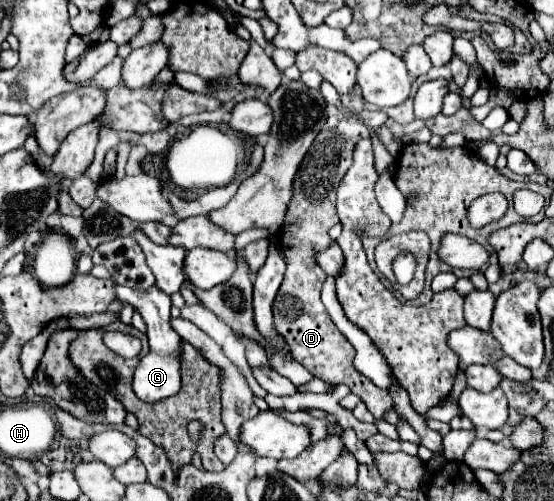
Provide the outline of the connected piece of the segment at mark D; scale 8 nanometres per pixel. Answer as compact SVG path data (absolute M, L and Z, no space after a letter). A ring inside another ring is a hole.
M345 116L337 128L333 130L321 130L319 138L311 144L307 156L301 162L301 168L295 176L293 184L293 200L287 210L287 218L283 224L283 230L279 234L279 244L287 260L287 272L283 278L283 284L275 296L273 302L273 320L275 330L285 338L289 352L293 358L303 364L315 378L321 378L329 384L347 384L351 392L359 394L369 412L375 418L383 418L385 410L393 406L393 400L387 390L377 388L371 380L363 378L353 368L355 348L339 334L337 326L331 322L323 302L321 302L321 284L325 282L325 272L315 262L315 250L327 248L331 244L329 228L339 222L337 218L337 186L349 166L353 164L353 148L359 142L359 138L367 138L371 132L363 124L361 118Z

